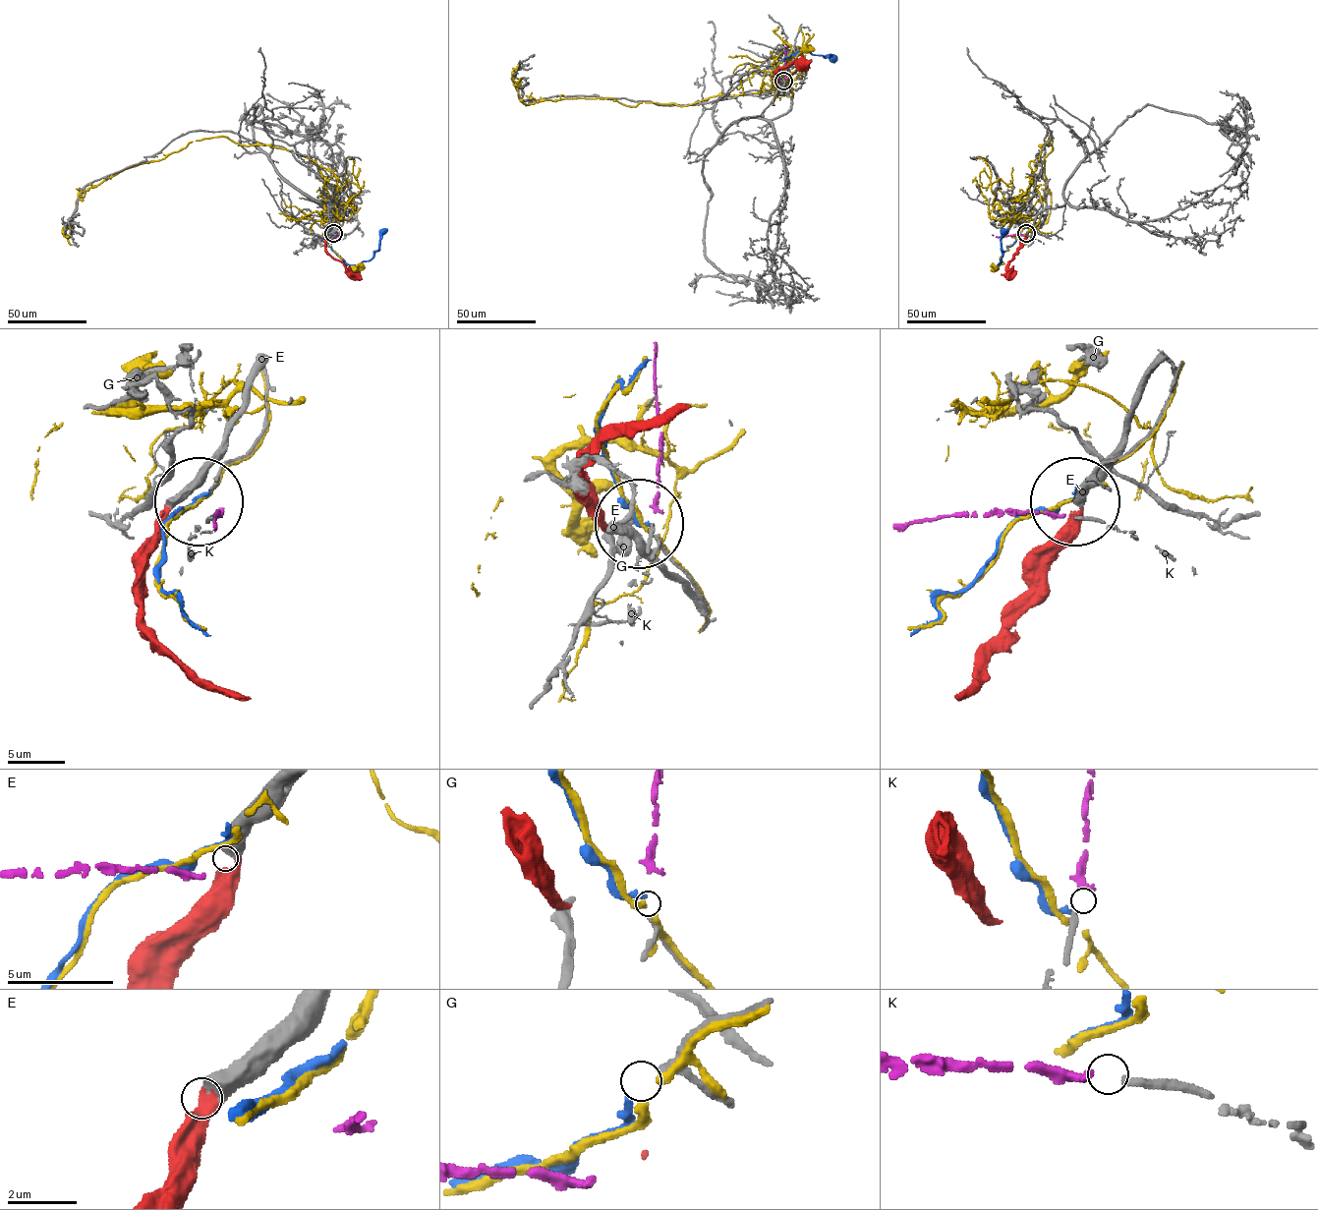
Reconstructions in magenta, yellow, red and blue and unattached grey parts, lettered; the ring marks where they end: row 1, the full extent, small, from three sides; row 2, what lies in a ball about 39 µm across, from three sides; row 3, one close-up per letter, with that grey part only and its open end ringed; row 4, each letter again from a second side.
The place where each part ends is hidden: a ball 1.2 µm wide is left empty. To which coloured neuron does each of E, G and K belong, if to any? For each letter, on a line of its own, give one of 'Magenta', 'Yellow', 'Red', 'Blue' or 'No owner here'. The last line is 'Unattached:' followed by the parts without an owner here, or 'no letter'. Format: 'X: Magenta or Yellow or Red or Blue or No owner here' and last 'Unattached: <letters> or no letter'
E: Red
G: Blue
K: Magenta
Unattached: no letter

